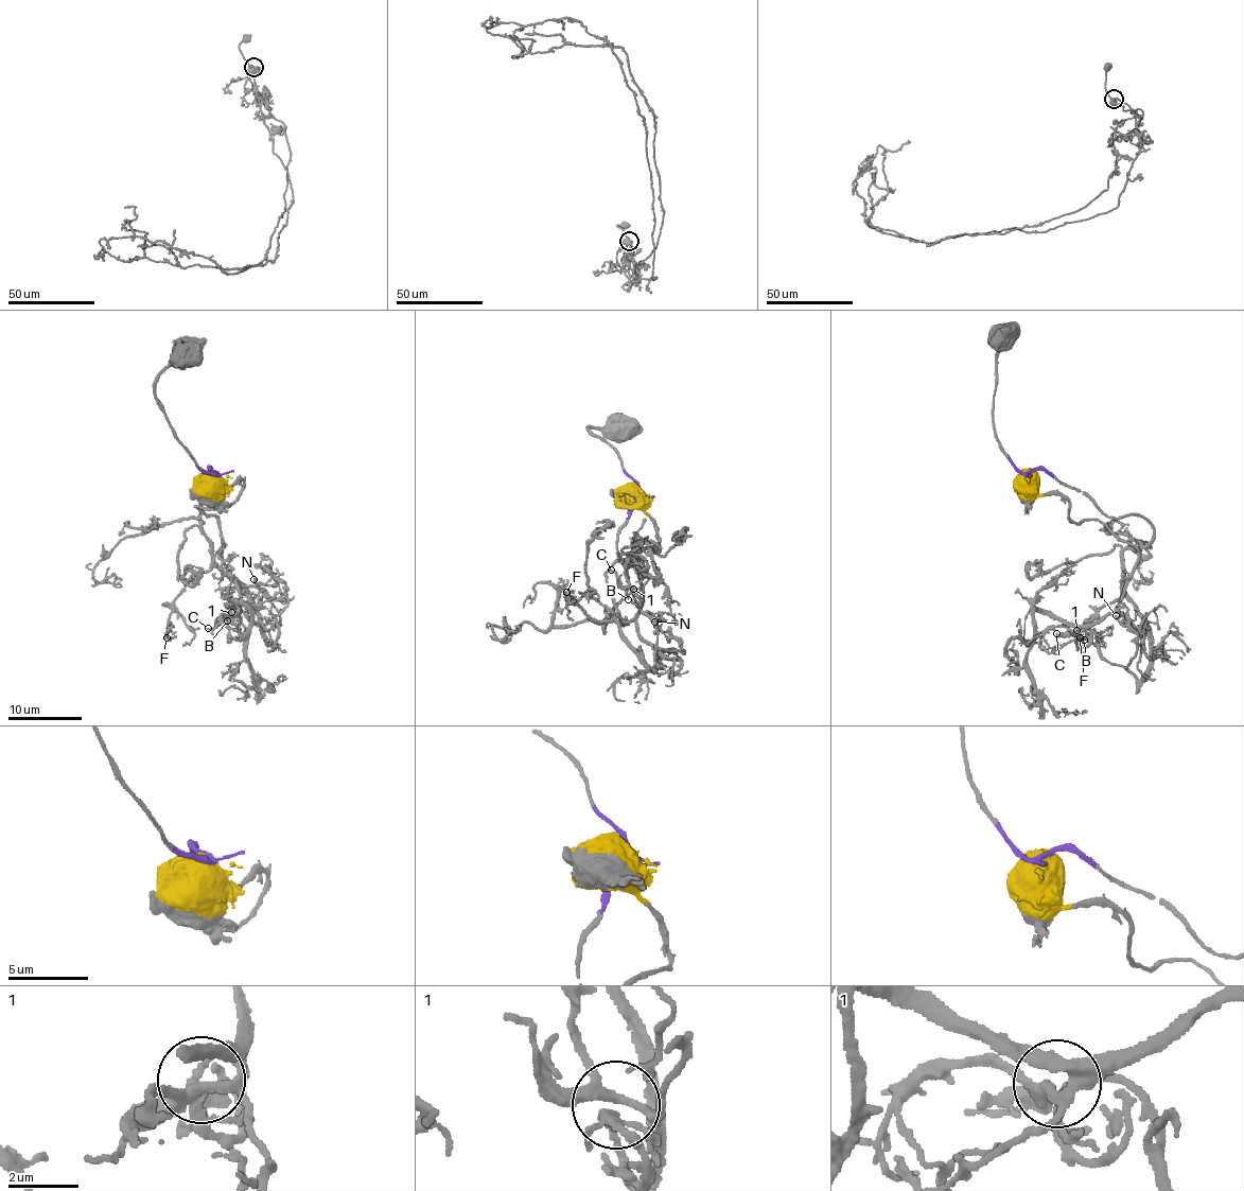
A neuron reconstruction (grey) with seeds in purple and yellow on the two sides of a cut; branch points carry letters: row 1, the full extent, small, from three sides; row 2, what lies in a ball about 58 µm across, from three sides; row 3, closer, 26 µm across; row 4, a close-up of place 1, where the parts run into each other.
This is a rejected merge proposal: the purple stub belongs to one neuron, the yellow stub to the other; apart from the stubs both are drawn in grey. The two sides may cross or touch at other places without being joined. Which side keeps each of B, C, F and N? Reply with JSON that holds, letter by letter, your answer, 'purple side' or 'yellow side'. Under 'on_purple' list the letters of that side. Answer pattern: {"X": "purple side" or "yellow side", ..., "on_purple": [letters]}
{"B": "purple side", "C": "yellow side", "F": "purple side", "N": "purple side", "on_purple": ["B", "F", "N"]}

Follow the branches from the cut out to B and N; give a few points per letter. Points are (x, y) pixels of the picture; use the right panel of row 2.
B: (1028, 472), (1045, 469), (1104, 513), (1153, 529), (1123, 552), (1123, 589), (1150, 630), (1144, 673), (1084, 640)
N: (1028, 472), (1153, 529), (1123, 557), (1150, 630), (1139, 680), (1137, 635), (1116, 615)

